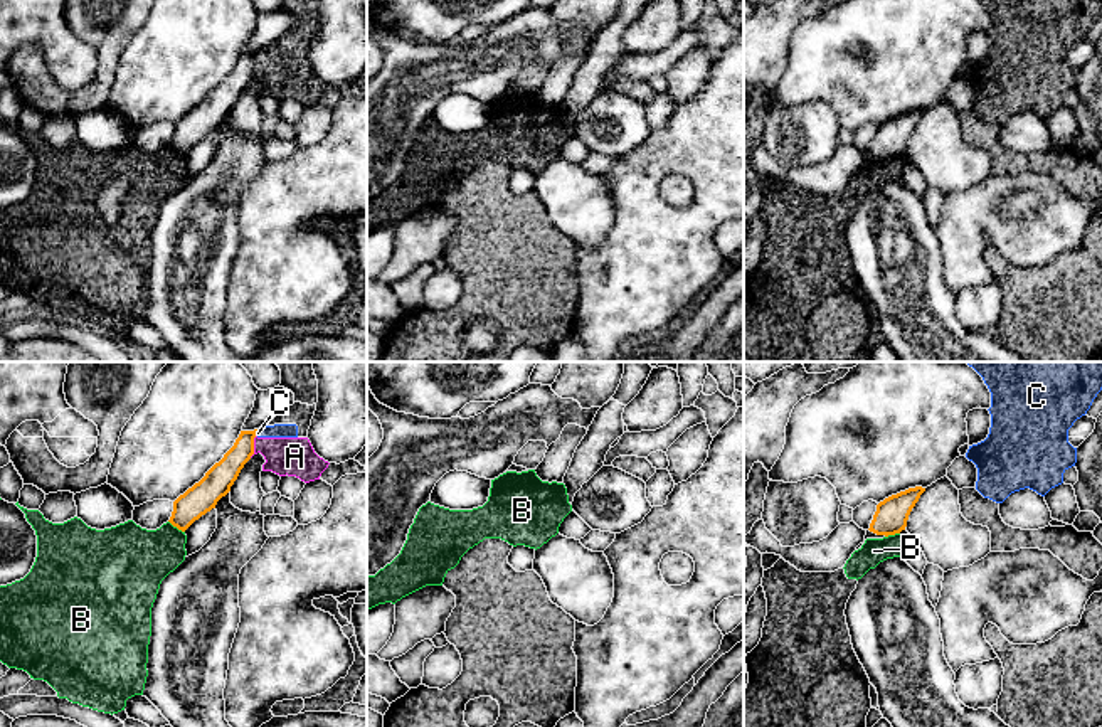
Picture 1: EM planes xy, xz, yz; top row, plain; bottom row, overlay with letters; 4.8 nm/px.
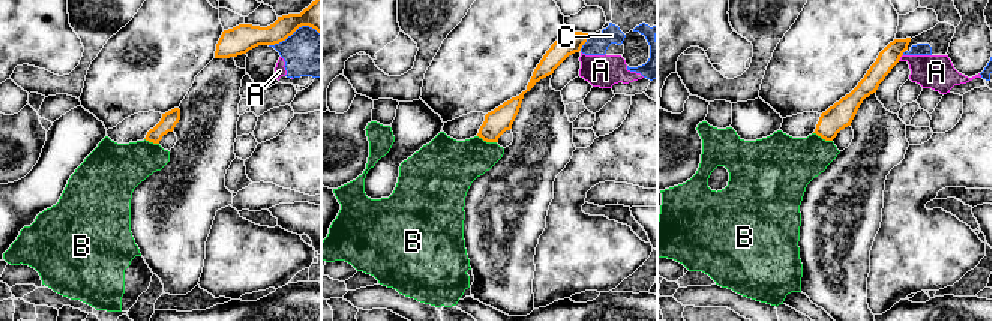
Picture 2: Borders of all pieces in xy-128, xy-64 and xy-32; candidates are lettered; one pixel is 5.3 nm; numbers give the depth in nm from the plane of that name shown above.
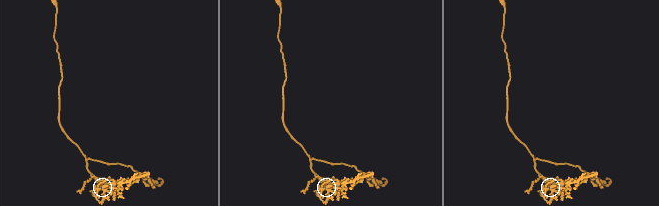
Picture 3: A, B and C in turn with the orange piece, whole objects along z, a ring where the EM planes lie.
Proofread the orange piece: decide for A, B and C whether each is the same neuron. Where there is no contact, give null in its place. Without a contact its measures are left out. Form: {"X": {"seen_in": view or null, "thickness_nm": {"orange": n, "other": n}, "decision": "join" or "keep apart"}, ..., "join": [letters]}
{"A": {"seen_in": "xy", "thickness_nm": {"orange": 140, "other": 190}, "decision": "keep apart"}, "B": {"seen_in": "xy", "thickness_nm": {"orange": 150, "other": 300}, "decision": "keep apart"}, "C": {"seen_in": "xy", "thickness_nm": {"orange": 120, "other": 60}, "decision": "keep apart"}, "join": []}

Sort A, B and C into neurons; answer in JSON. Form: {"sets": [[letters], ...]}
{"sets": [["A", "C"], ["B"]]}

